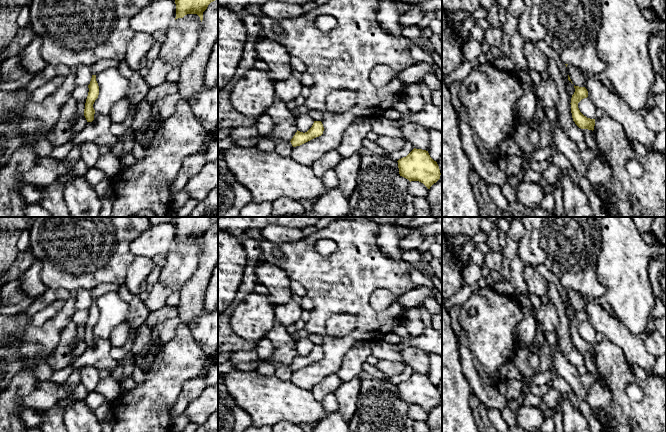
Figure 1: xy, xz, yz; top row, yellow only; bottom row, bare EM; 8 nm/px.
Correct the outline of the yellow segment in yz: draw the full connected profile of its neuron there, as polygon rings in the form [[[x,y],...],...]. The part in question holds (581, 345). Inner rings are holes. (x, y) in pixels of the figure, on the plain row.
[[[574,309],[574,312],[575,316],[572,319],[570,327],[573,345],[581,353],[588,353],[593,355],[595,350],[595,343],[587,342],[580,336],[578,332],[578,327],[582,323],[588,321],[588,315],[585,311],[579,311]]]

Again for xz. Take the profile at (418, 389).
[[[414,372],[406,381],[399,383],[400,400],[411,405],[419,405],[428,413],[440,403],[440,393],[428,375]]]

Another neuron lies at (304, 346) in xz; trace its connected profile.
[[[301,338],[296,341],[296,351],[300,356],[307,356],[313,349],[314,343],[308,338]]]

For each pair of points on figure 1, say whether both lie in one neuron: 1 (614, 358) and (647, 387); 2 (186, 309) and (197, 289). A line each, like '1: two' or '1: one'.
1: one
2: one

